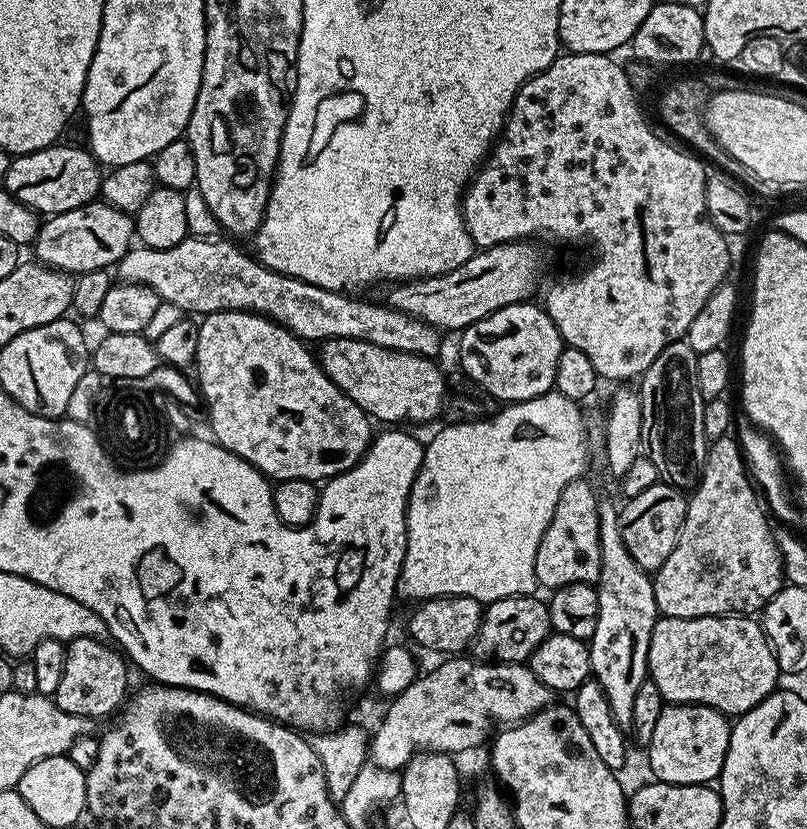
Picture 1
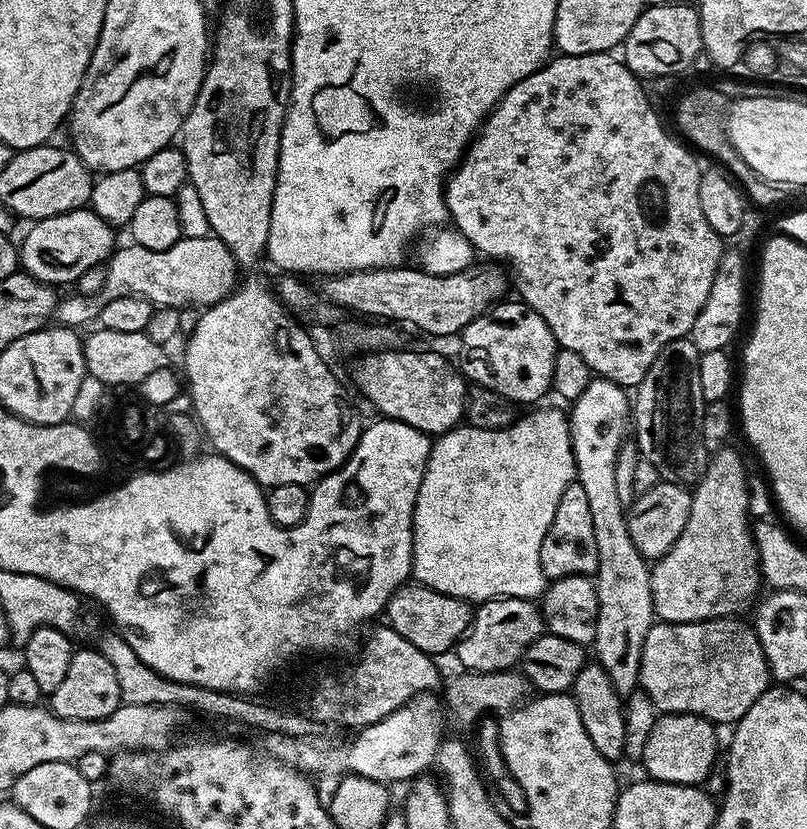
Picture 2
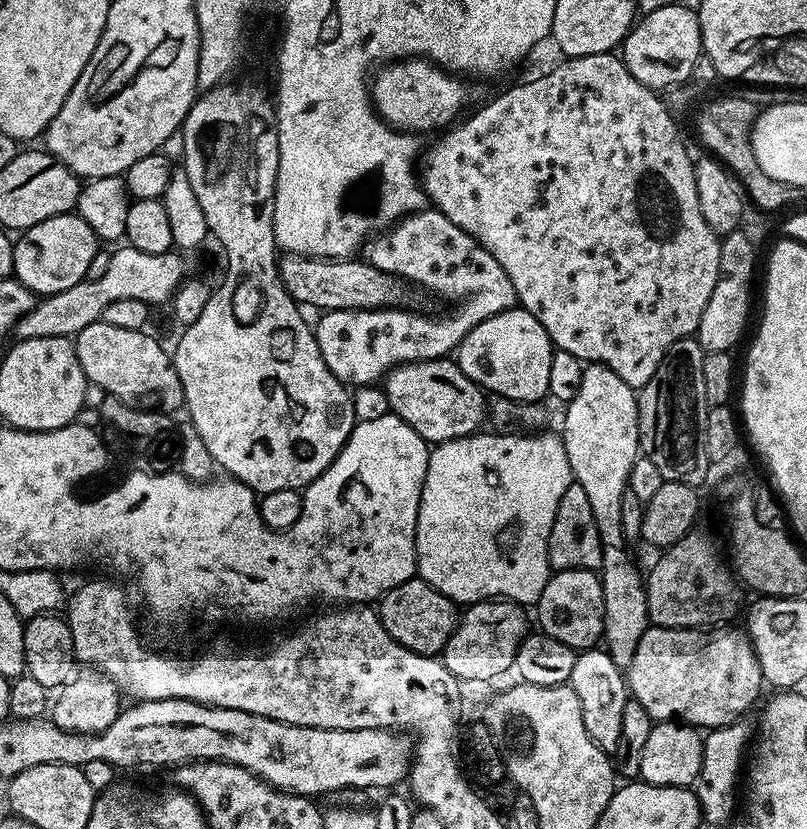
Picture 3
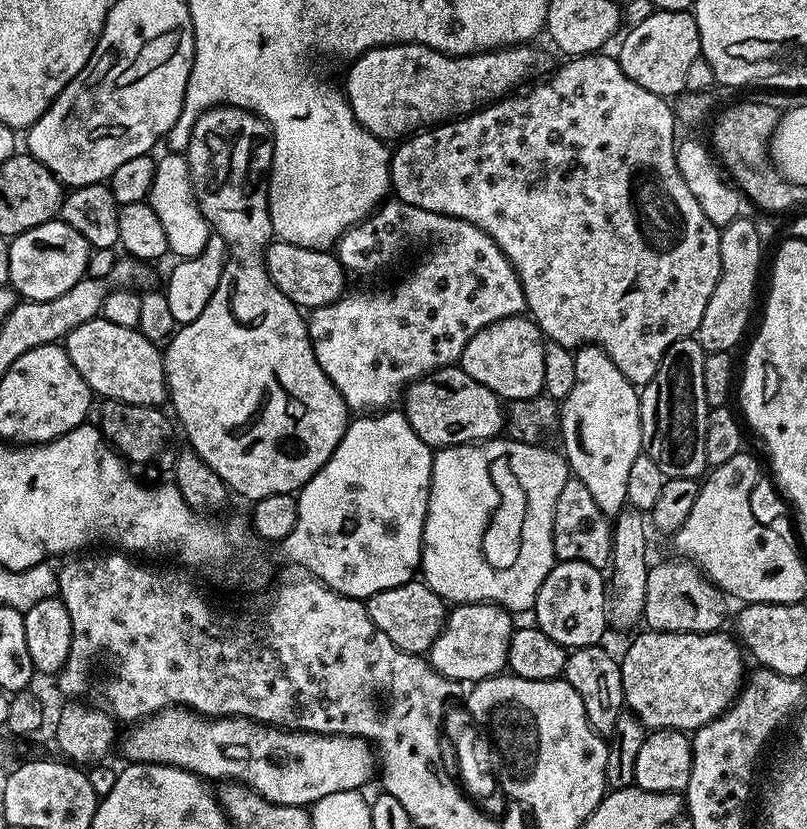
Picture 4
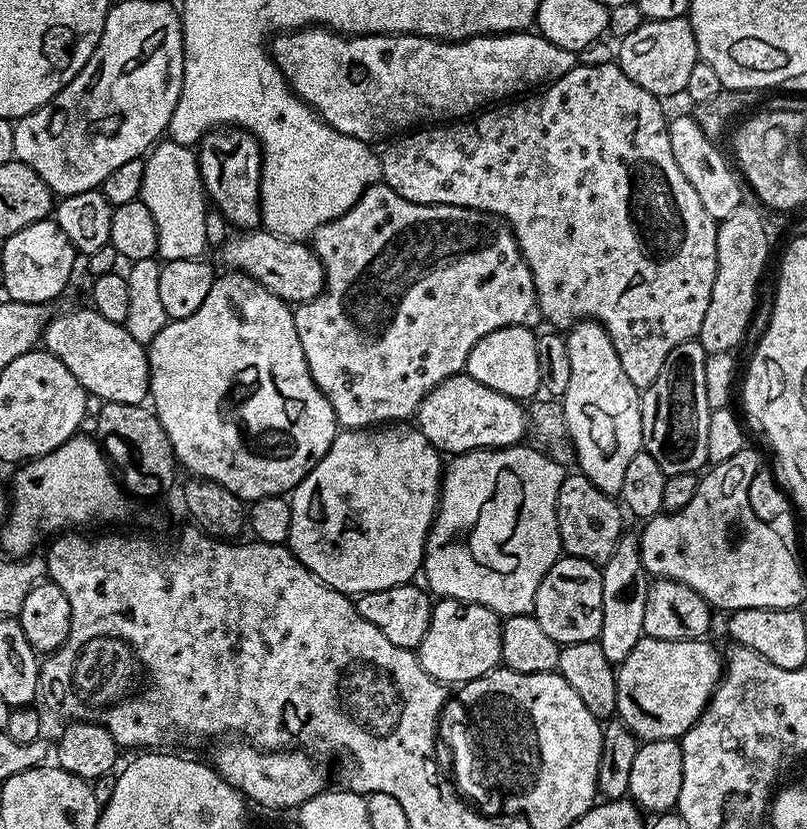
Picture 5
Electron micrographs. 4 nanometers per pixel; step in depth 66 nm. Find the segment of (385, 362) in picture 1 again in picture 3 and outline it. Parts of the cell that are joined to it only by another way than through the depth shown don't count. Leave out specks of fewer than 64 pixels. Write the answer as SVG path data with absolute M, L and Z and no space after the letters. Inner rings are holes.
M452 358L398 364L382 381L391 415L402 418L429 445L473 435L486 420L486 396Z

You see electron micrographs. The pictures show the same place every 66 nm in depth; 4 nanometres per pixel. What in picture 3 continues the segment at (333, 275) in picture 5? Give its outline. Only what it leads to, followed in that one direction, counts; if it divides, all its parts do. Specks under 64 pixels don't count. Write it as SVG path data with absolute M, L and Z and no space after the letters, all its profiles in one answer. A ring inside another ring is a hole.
M421 210L411 213L392 225L391 228L373 235L363 245L362 256L367 263L378 270L399 276L409 285L421 284L428 292L437 292L448 300L457 300L456 309L449 316L419 316L416 312L407 312L407 307L398 308L363 308L362 310L338 310L324 312L320 321L315 321L314 331L318 350L322 350L322 358L326 366L346 386L352 384L372 384L383 381L384 377L398 364L409 364L419 360L438 360L455 353L462 338L478 326L486 318L507 308L517 307L516 291L506 278L506 270L498 266L494 254L490 254L466 230L454 226L450 218L435 210Z

